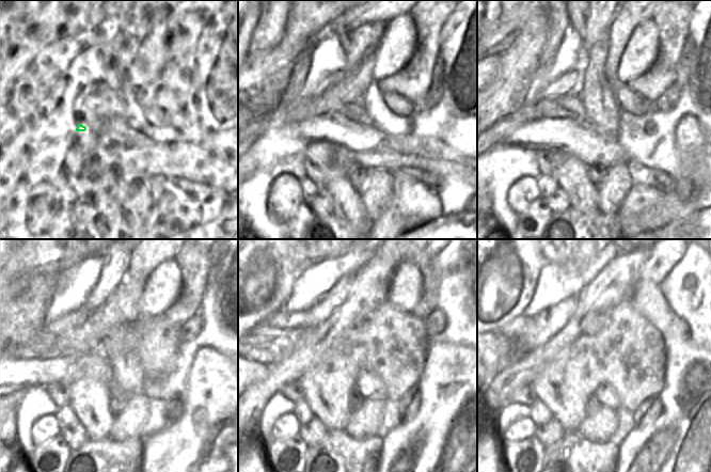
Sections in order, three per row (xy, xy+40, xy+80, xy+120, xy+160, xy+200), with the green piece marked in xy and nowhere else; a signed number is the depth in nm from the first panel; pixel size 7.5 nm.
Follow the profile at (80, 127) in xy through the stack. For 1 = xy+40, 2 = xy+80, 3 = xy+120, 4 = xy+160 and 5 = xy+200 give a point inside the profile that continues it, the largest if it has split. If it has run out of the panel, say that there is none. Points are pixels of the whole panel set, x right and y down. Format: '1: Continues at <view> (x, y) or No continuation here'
1: Continues at xy+40 (319, 123)
2: Continues at xy+80 (532, 129)
3: Continues at xy+120 (123, 304)
4: Continues at xy+160 (369, 287)
5: Continues at xy+200 (615, 282).

